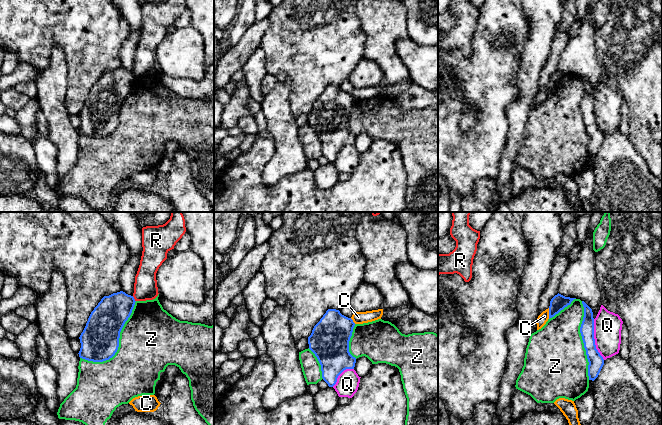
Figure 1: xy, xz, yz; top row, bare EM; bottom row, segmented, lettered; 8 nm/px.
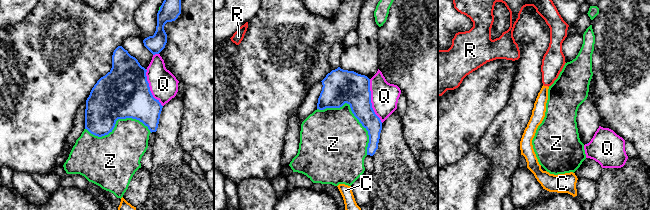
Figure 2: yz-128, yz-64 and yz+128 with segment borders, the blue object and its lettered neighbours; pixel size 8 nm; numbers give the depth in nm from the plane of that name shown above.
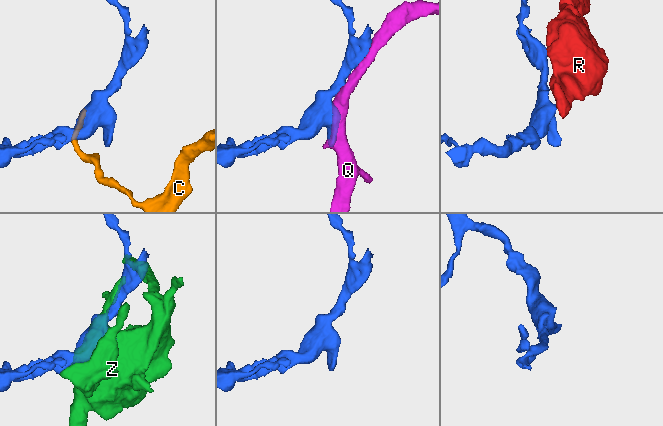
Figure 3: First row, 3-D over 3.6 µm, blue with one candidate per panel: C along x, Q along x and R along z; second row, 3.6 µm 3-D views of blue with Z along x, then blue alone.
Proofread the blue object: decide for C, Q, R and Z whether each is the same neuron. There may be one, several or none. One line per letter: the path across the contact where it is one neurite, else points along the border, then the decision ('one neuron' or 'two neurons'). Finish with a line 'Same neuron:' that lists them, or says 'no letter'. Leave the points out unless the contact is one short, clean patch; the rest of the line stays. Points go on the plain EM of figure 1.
C: two neurons
Q: two neurons
R: border along xy (132, 72), (135, 77); two neurons
Z: two neurons
Same neuron: no letter

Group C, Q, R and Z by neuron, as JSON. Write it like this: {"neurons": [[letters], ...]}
{"neurons": [["C"], ["Q"], ["R"], ["Z"]]}

